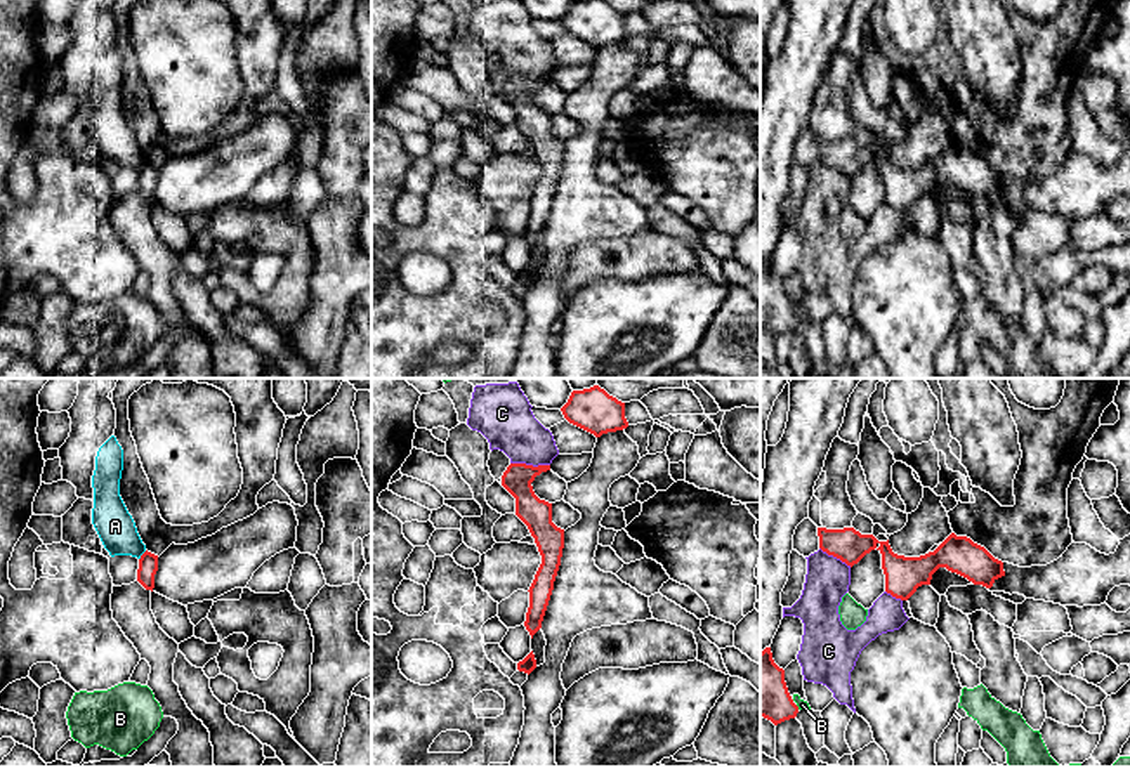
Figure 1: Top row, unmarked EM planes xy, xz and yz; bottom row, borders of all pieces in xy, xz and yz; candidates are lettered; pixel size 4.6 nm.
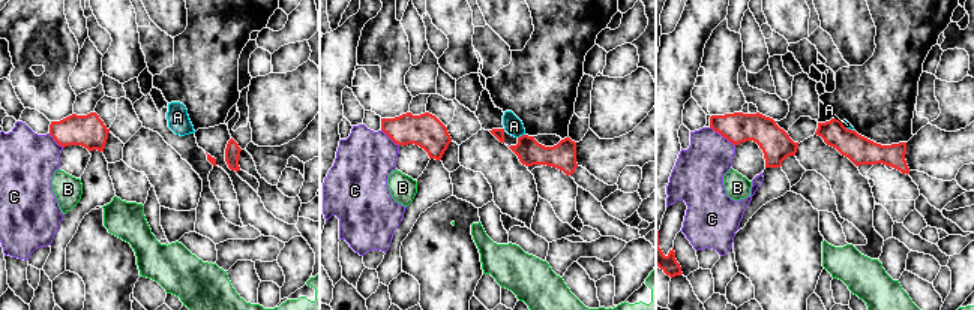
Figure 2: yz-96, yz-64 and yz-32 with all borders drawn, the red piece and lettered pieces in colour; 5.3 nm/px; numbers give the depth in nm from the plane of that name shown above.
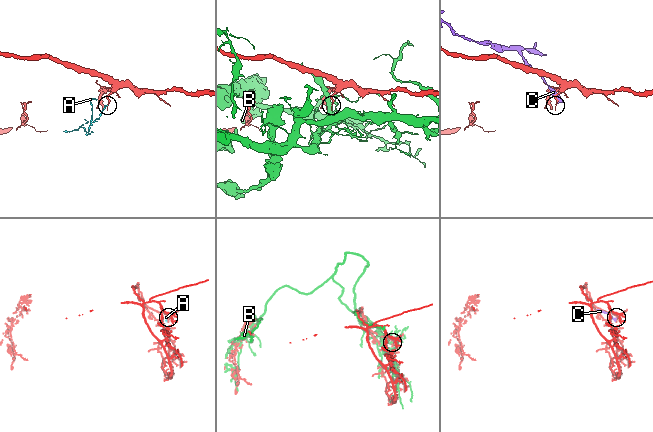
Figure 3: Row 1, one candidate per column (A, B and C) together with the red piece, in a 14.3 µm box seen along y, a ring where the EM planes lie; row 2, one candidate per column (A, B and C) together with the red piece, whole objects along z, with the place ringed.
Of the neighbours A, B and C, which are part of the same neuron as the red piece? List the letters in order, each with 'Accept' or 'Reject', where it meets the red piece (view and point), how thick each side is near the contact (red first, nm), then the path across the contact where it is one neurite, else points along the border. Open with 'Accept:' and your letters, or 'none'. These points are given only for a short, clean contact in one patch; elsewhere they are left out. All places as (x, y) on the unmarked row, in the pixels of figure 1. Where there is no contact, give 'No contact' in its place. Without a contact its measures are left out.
Accept: none
A: Reject. Touches red at xy (141, 167). Thickness 100 nm (red) against 180 nm. Boundary: xy (146, 162), (139, 170)
B: Reject. Touches red at yz (797, 318). Thickness 240 nm (red) against 50 nm
C: Reject. Touches red at xz (530, 77). Thickness 140 nm (red) against 260 nm

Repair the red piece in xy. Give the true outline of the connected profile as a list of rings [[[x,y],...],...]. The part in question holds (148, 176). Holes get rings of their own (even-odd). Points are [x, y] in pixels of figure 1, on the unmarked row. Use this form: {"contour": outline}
{"contour": [[[144,163],[139,170],[137,193],[146,200],[154,200],[154,186],[158,182],[158,167]]]}

